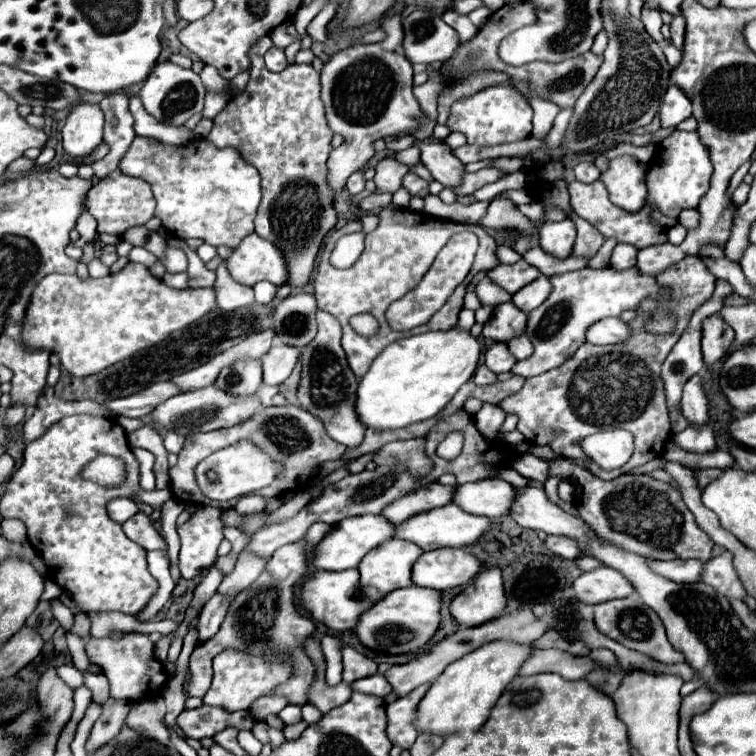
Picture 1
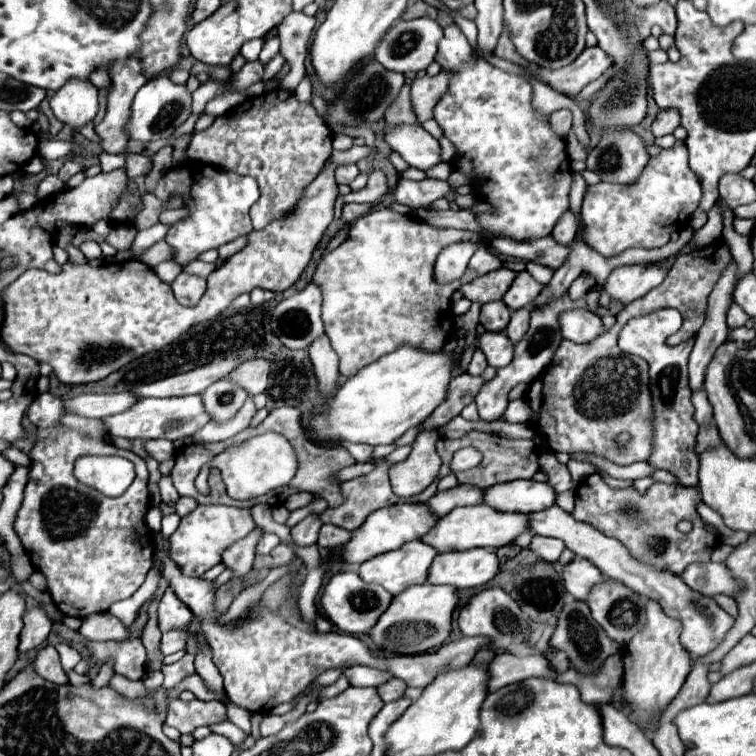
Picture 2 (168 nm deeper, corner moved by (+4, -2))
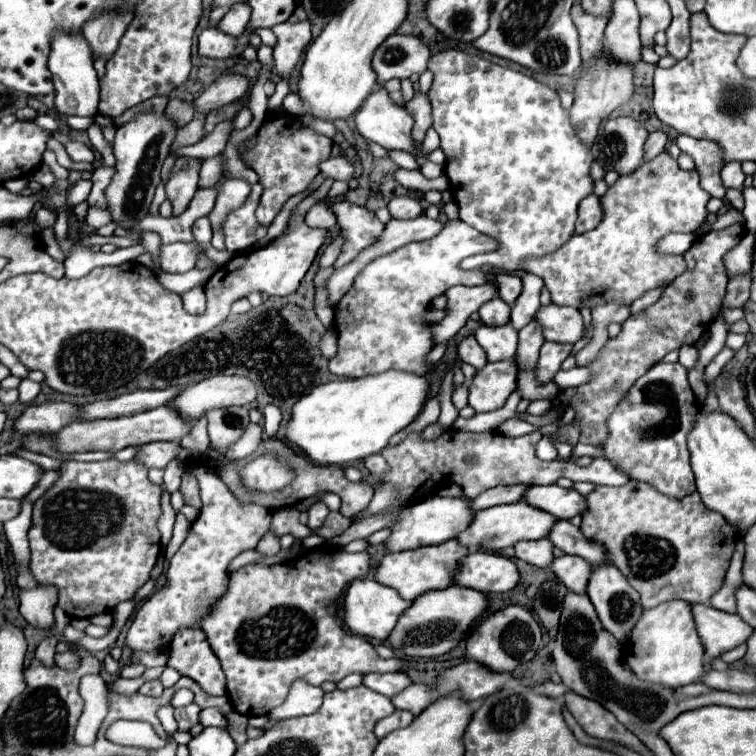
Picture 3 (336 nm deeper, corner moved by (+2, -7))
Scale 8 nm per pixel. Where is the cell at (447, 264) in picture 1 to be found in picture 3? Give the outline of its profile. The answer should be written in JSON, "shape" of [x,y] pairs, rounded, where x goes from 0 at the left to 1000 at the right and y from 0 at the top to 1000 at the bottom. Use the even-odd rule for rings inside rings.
{"shape":[[[586,66],[575,74],[570,74],[567,93],[573,95],[573,111],[565,122],[565,130],[570,132],[570,140],[573,140],[573,169],[583,183],[583,198],[591,204],[589,230],[591,230],[597,246],[607,249],[607,251],[597,251],[597,257],[599,257],[604,272],[607,272],[607,288],[612,294],[618,294],[620,299],[626,299],[628,304],[634,304],[636,310],[644,310],[644,312],[649,312],[660,320],[660,328],[652,331],[652,333],[642,333],[642,336],[615,341],[610,347],[610,354],[620,357],[620,354],[649,352],[649,354],[660,354],[660,357],[671,357],[671,360],[684,360],[684,357],[692,357],[689,349],[697,344],[697,339],[716,341],[716,339],[724,339],[729,333],[734,333],[739,325],[747,323],[747,317],[753,317],[761,310],[763,272],[774,259],[779,259],[784,254],[784,235],[782,235],[784,204],[782,204],[782,196],[771,193],[771,188],[763,183],[761,169],[755,167],[753,148],[745,146],[745,140],[739,135],[739,124],[734,119],[729,119],[726,114],[705,106],[697,98],[689,98],[689,95],[676,93],[676,90],[665,90],[665,87],[652,85],[642,77],[623,74],[623,71],[615,71],[610,66]]]}

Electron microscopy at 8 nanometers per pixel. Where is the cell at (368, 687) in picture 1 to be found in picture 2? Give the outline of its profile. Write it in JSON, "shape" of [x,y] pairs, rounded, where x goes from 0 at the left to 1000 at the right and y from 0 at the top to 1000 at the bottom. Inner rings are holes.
{"shape":[[[517,898],[517,901],[507,903],[507,906],[501,906],[501,909],[499,909],[499,917],[501,917],[501,922],[504,922],[509,930],[515,930],[515,927],[522,927],[522,925],[533,922],[533,914],[536,914],[536,911],[538,911],[538,906],[536,906],[530,898]]]}

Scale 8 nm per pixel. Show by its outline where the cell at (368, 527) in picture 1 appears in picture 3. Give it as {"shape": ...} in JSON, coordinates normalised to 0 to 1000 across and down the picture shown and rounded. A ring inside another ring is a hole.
{"shape":[[[567,656],[538,675],[533,675],[530,685],[517,696],[520,706],[509,717],[515,730],[530,730],[530,728],[546,728],[554,722],[567,722],[567,720],[581,720],[594,712],[602,712],[607,704],[612,704],[628,683],[628,675],[623,672],[620,659],[583,659],[583,656]]]}

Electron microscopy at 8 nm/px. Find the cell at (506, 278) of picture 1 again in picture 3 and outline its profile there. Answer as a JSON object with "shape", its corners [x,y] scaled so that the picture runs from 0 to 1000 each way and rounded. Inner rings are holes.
{"shape":[[[636,376],[628,381],[620,378],[599,378],[591,386],[591,415],[583,426],[570,429],[573,452],[589,455],[594,452],[618,426],[618,421],[631,413],[644,397],[649,397],[657,389],[655,376]]]}

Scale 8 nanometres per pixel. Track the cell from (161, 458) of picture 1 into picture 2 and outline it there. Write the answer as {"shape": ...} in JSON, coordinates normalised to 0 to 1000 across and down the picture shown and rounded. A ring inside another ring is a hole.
{"shape":[[[197,581],[197,583],[192,583],[192,597],[194,597],[208,612],[213,612],[213,610],[218,610],[218,607],[229,607],[229,602],[231,602],[231,591],[229,591],[229,586],[221,583],[221,581]]]}

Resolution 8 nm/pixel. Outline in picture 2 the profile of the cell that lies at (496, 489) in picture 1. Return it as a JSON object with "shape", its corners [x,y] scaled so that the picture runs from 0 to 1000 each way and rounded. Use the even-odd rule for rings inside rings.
{"shape":[[[687,634],[639,647],[639,665],[657,676],[705,679],[729,671],[734,665],[734,655],[737,652],[724,639]]]}

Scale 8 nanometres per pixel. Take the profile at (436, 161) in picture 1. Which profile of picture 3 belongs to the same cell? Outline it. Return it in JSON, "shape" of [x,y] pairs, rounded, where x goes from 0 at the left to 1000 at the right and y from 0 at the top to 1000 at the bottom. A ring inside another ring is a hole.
{"shape":[[[507,114],[480,135],[470,151],[470,167],[480,183],[504,190],[509,198],[536,198],[546,206],[554,198],[544,188],[546,156],[533,140],[515,130]]]}

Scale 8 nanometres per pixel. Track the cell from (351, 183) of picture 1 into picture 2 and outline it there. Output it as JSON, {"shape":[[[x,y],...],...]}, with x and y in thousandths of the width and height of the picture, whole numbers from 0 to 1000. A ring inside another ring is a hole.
{"shape":[[[451,218],[451,221],[443,226],[443,231],[446,231],[446,242],[451,242],[451,245],[464,245],[464,239],[475,231],[475,224],[472,224],[472,218]]]}

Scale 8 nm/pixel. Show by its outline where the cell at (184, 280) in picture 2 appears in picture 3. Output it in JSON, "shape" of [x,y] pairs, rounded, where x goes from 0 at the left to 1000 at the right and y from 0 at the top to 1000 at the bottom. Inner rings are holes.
{"shape":[[[255,381],[245,389],[239,389],[242,405],[250,415],[269,415],[271,413],[271,386],[269,381]]]}

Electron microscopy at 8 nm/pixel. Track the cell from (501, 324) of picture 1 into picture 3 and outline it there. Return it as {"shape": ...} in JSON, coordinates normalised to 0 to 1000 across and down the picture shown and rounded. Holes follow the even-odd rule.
{"shape":[[[660,392],[642,399],[636,405],[636,410],[634,410],[636,426],[644,429],[644,431],[665,431],[665,429],[671,429],[673,415],[676,415],[676,405],[671,399],[665,399]]]}

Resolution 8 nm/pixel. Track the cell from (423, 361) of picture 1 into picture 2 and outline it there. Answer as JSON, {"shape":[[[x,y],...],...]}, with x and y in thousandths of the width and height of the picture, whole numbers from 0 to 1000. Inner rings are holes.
{"shape":[[[538,454],[525,459],[515,470],[480,485],[448,512],[435,544],[427,541],[427,546],[411,557],[417,578],[443,586],[448,581],[485,589],[520,586],[538,567],[557,562],[586,533],[599,499],[599,485],[602,470],[586,462],[560,464]]]}

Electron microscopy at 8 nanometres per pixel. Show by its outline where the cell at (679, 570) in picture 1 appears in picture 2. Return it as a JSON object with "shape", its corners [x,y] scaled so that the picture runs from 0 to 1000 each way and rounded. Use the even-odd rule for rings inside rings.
{"shape":[[[914,745],[901,763],[914,779],[940,790],[948,784],[972,787],[972,782],[978,782],[978,769],[956,750],[956,745]]]}

